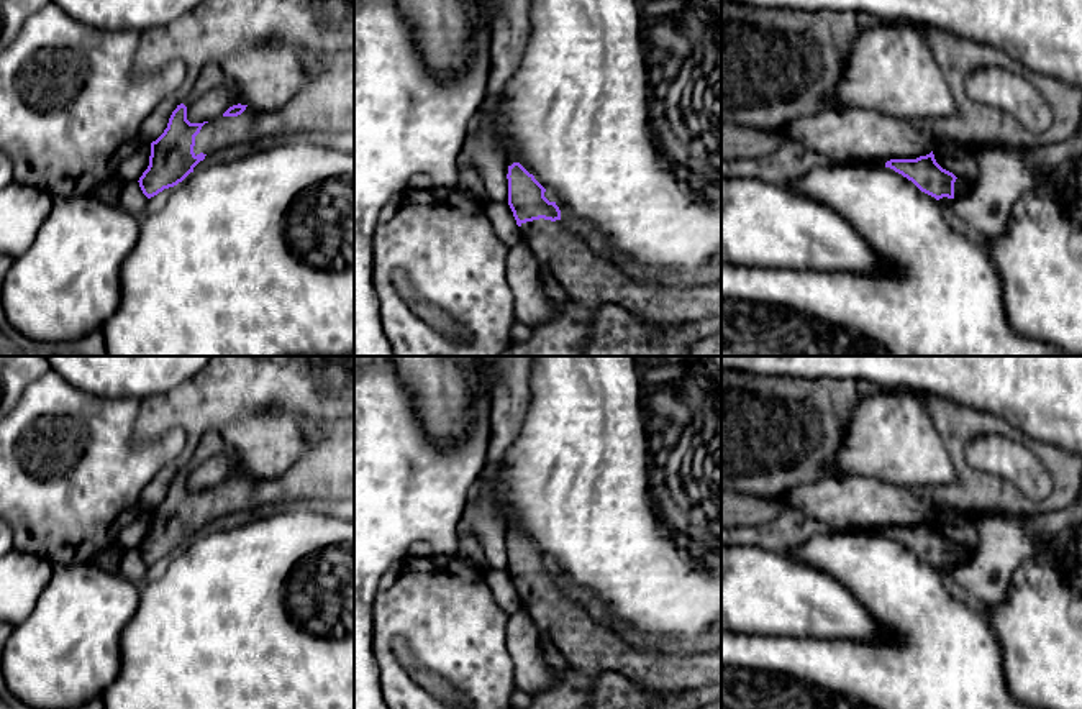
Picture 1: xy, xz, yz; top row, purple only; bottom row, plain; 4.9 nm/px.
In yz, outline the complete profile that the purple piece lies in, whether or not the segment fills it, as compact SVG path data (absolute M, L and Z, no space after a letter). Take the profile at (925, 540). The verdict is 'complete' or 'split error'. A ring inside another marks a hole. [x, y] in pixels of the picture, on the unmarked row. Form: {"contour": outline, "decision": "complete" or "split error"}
{"contour": "M933 519L916 527L890 527L885 530L885 535L902 542L921 560L934 565L936 568L943 565L957 566L972 556L972 553L957 547L952 540L943 537L936 530Z", "decision": "split error"}

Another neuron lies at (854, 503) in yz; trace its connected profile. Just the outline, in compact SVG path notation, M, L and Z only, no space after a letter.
M862 476L802 484L790 489L785 501L830 532L885 533L890 527L916 527L933 517L933 509L915 491Z

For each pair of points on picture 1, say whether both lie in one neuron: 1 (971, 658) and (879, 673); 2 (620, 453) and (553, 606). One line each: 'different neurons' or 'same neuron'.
1: same neuron
2: different neurons

